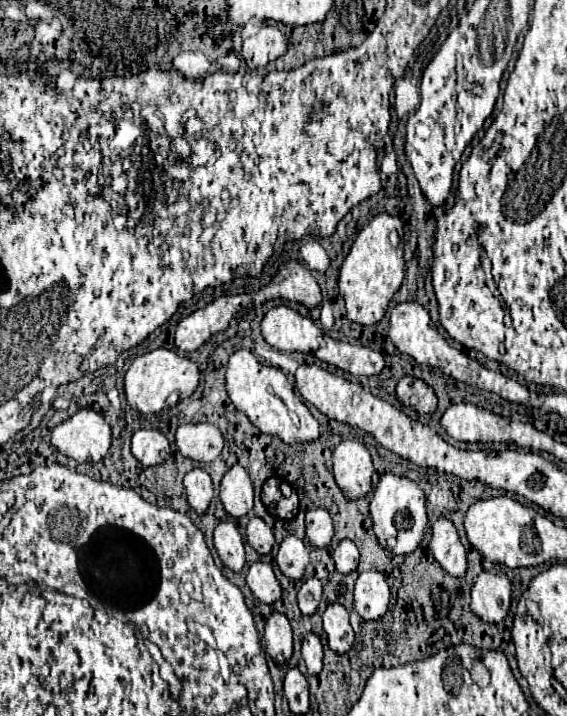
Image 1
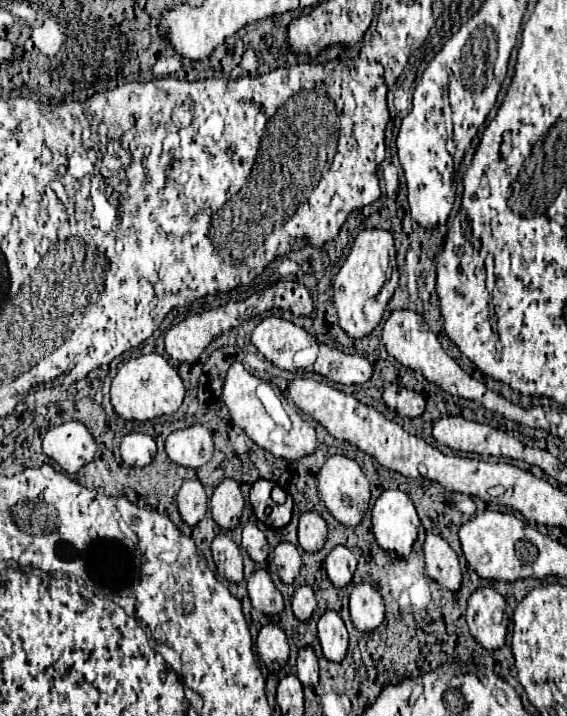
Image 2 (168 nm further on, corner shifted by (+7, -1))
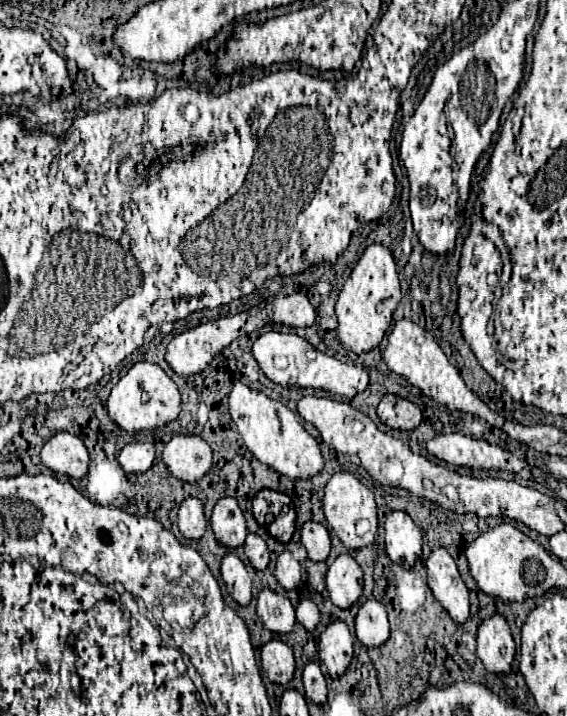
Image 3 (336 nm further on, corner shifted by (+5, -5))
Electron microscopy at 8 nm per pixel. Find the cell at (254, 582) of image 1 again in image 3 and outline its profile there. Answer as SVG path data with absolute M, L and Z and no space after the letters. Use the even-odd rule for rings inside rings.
M268 587L258 593L256 611L258 611L258 617L262 619L264 627L270 629L272 633L288 633L288 631L292 631L292 625L296 621L290 599L274 593Z

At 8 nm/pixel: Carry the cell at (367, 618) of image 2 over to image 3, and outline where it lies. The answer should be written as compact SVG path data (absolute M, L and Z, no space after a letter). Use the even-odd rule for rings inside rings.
M368 599L356 615L356 637L366 647L378 647L388 639L388 617L380 601Z

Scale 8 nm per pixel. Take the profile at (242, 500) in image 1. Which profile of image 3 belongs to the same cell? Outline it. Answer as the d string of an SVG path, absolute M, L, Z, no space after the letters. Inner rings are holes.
M222 497L214 511L212 511L212 529L220 545L234 549L244 543L248 531L246 531L246 519L244 513L234 497Z

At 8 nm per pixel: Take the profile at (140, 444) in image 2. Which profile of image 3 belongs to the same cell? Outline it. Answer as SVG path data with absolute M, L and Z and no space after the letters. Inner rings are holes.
M128 443L118 455L120 465L126 473L144 473L154 463L154 445L152 443Z

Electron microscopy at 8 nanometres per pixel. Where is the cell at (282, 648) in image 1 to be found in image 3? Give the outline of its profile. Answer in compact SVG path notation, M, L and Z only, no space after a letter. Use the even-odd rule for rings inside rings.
M272 639L262 647L262 669L268 679L286 685L294 675L294 655L292 649L280 639Z

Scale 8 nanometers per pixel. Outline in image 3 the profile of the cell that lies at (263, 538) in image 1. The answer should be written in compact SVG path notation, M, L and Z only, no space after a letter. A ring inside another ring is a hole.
M248 533L244 541L244 553L250 559L250 565L258 571L264 571L268 567L268 547L264 539L256 533Z

